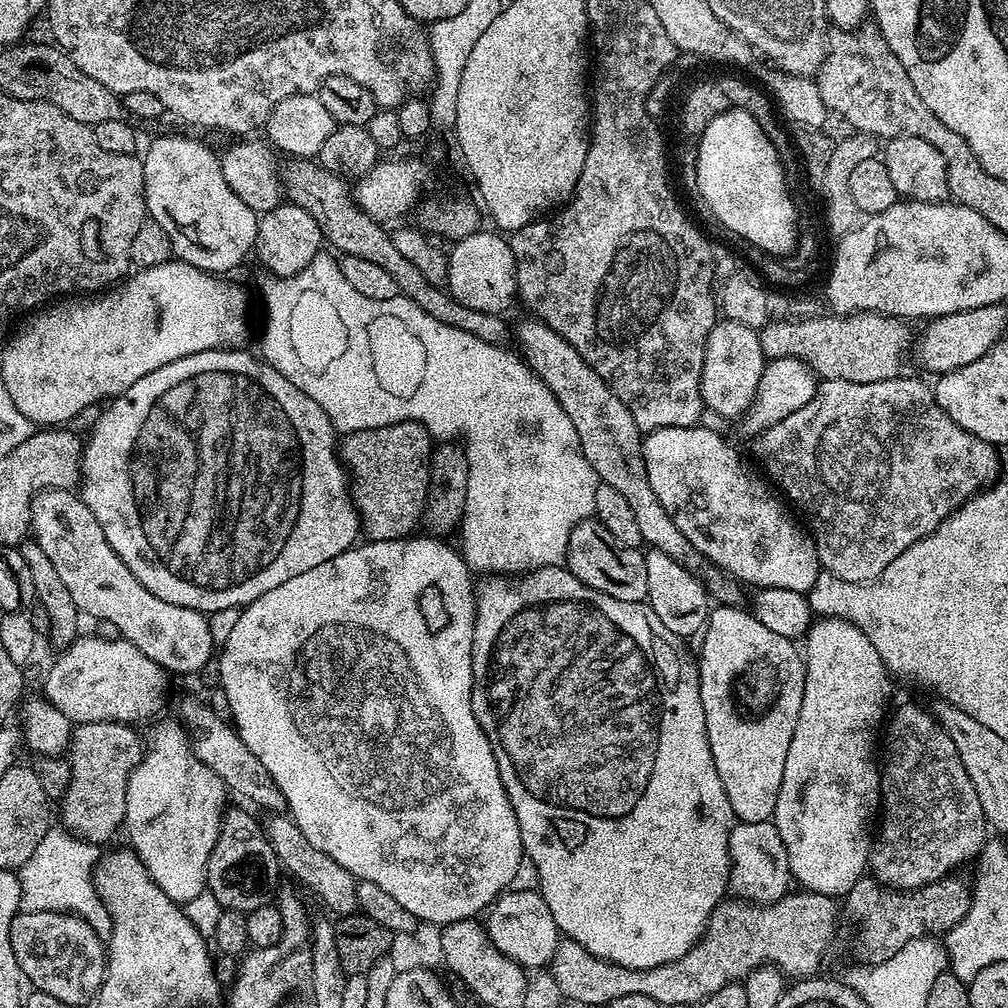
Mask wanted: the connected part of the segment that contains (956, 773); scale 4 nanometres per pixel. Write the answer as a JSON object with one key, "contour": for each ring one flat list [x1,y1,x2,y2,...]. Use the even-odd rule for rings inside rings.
{"contour":[[904,704,896,713,889,715,886,720,886,727,882,732,882,752,884,748,884,760,879,765,880,769,880,807,878,809,878,824,880,829,875,829,874,839,870,844,868,862,871,875,886,888,898,888,901,890,911,890,921,888,927,884,933,884,942,877,955,873,959,864,964,864,968,859,976,858,981,853,986,841,986,821,982,802,978,802,978,794,974,794,974,782,970,782,970,774,966,774,966,766,962,766,962,758,958,758,958,750,954,742,950,742,950,734,942,730,942,726,937,722,935,716,927,707,919,708,916,704]]}

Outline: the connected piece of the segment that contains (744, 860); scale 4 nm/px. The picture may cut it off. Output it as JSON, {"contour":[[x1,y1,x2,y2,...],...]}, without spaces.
{"contour":[[772,820,733,823,728,853,728,886,733,897,758,904,769,904,788,895,793,883,792,871,786,858,786,846,782,846,782,834,778,834]]}

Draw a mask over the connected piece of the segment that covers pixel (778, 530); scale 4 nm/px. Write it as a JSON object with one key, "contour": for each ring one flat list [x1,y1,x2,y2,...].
{"contour":[[704,427,663,428,643,437,646,474,650,474,650,487,654,494,658,494,658,502,662,502,674,526,686,534,688,541,701,552,707,563,716,565,745,585,753,584,752,588,756,590,777,587,806,594,822,570,816,543,803,527,800,529,788,517,787,510,780,505,781,497,744,465,735,446]]}

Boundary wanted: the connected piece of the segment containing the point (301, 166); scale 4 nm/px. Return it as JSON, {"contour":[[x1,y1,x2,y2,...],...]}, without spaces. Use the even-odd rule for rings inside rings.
{"contour":[[292,158,282,168,282,192,287,203,302,206,314,222,318,222,321,237,337,248,337,253,354,258,366,258,366,262,374,262,398,282,401,296,410,302,422,306,430,318,438,318,438,322,446,322,446,326,454,326,458,330,466,330,466,334,474,334,474,338,482,338,487,344,507,345,510,340,510,328,504,325,505,317,495,312,470,310,462,306,443,287,428,284,406,258,402,258,392,241,392,233,381,221,370,218,360,203,356,201,353,189,345,177,326,170,318,162,308,158],[349,184,349,188,348,188],[385,228,385,229,384,229],[340,251,340,252,339,252]]}

